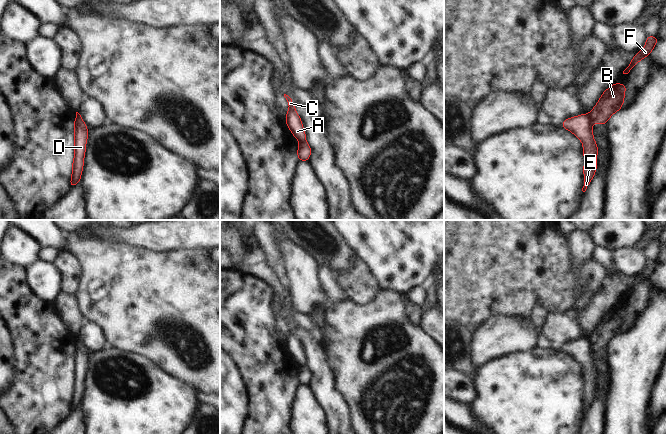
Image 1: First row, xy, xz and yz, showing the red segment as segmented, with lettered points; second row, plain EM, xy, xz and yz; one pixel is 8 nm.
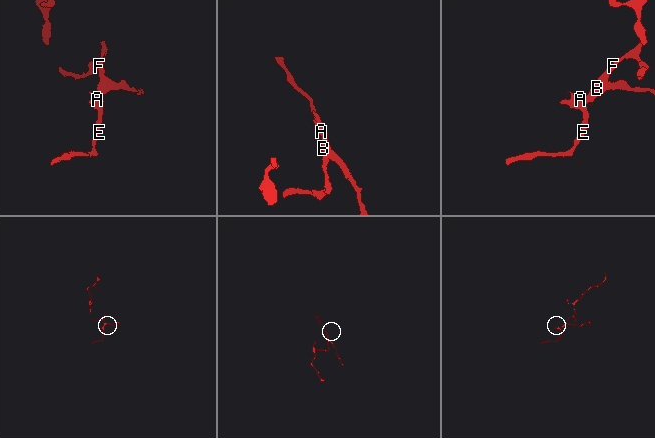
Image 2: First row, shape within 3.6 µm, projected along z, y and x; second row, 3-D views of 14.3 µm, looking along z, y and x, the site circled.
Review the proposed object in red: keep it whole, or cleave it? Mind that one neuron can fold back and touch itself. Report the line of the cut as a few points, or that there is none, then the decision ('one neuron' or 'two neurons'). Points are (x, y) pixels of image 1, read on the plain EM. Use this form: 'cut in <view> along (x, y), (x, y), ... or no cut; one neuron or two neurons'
cut in yz along (587, 339), (592, 348); two neurons

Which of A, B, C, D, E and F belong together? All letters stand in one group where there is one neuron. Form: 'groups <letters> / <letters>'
groups A C D E / B F

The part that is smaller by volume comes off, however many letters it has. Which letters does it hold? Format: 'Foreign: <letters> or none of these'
Foreign: A, C, D, E

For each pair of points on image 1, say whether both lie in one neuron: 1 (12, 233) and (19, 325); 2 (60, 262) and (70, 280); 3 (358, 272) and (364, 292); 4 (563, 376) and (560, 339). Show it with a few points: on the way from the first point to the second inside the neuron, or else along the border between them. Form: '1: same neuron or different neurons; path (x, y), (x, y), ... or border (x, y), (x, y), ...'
1: different neurons; border (10, 263), (20, 265), (25, 269)
2: same neuron; path (64, 266), (70, 272), (70, 276)
3: same neuron; path (358, 277), (358, 283), (361, 287)
4: different neurons; border (551, 348), (560, 351)

